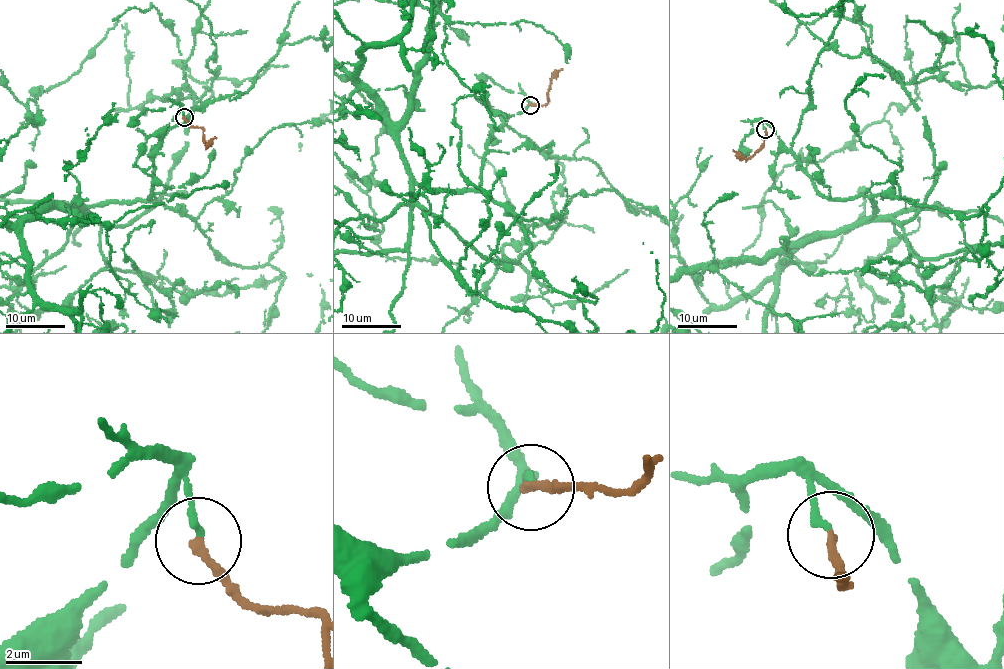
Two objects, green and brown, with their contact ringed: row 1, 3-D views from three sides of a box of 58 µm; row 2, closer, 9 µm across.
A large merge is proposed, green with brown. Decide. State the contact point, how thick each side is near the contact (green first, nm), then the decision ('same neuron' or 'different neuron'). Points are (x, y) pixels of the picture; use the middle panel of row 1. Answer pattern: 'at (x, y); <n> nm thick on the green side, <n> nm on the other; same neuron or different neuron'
at (530, 105); 200 nm thick on the green side, 240 nm on the other; same neuron

